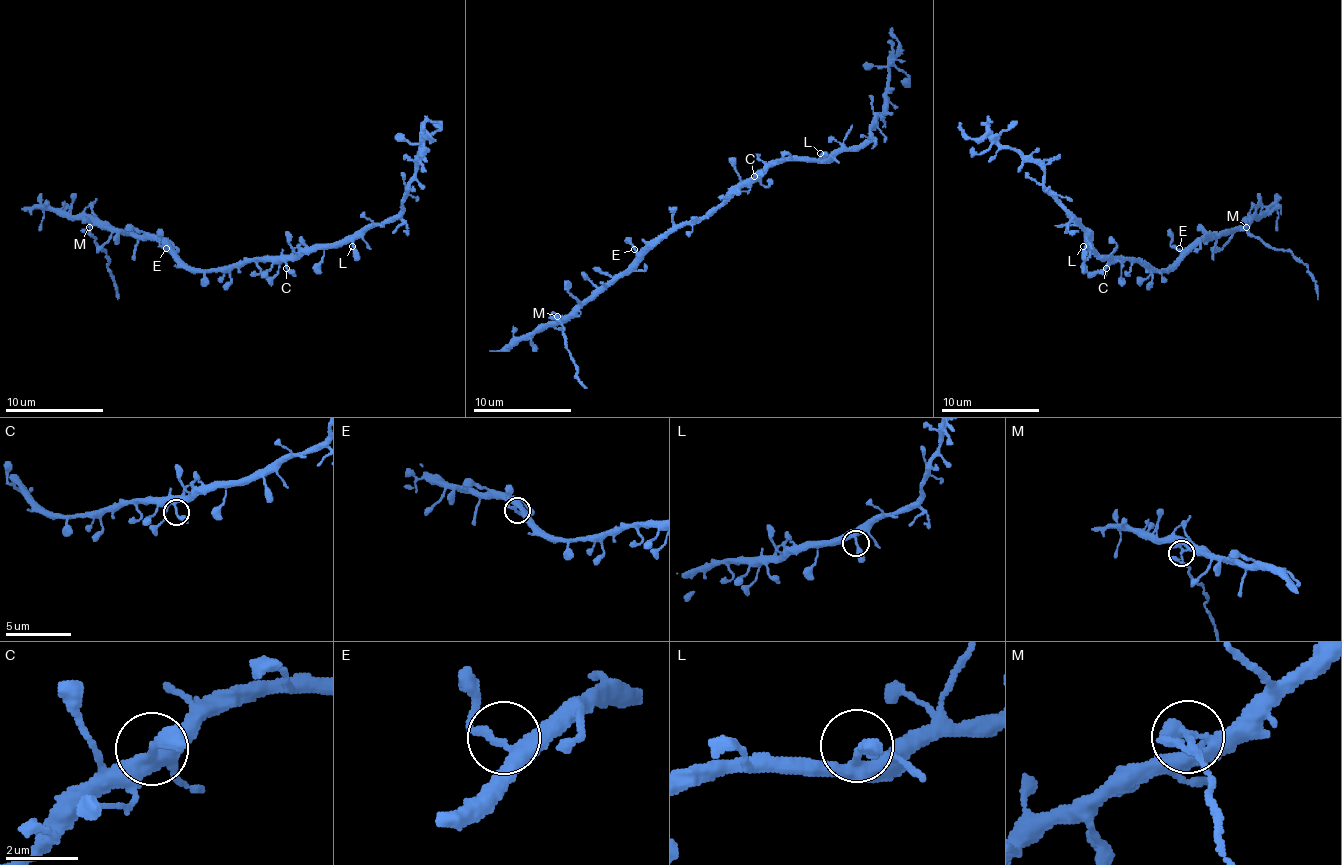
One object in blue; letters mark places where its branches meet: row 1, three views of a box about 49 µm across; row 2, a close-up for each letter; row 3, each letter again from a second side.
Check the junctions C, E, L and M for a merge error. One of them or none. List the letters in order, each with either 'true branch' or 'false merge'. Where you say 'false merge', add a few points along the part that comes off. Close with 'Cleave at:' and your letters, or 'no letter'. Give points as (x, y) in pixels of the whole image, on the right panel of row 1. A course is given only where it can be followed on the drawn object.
C: true branch
E: true branch
L: true branch
M: false merge; foreign part runs (1246, 226), (1273, 248), (1290, 250), (1307, 268), (1317, 300)
Cleave at: M

